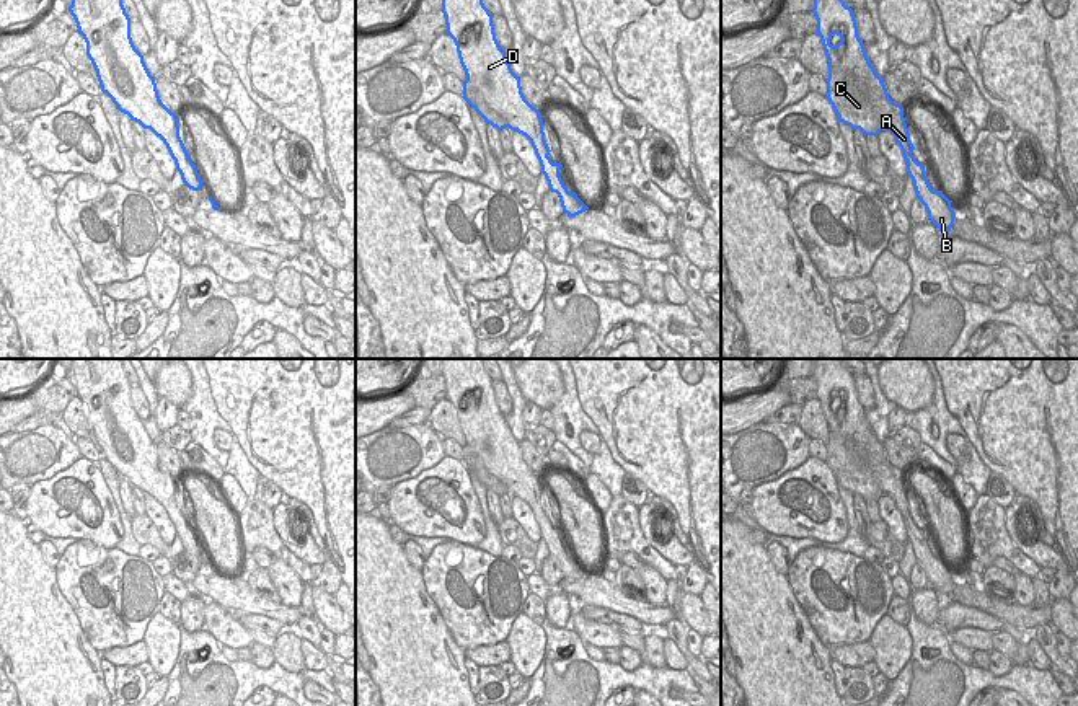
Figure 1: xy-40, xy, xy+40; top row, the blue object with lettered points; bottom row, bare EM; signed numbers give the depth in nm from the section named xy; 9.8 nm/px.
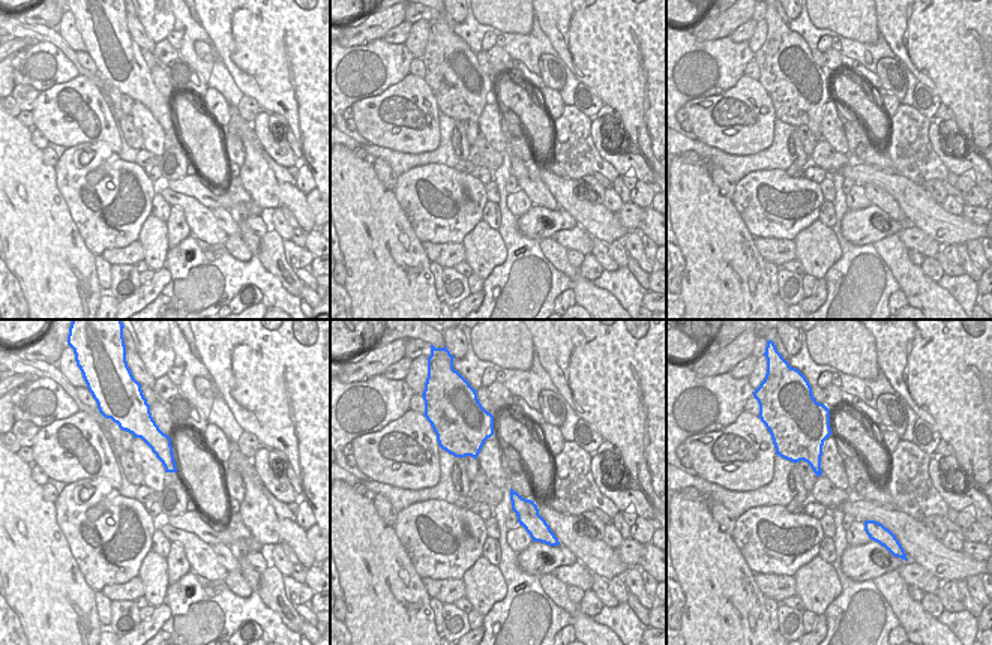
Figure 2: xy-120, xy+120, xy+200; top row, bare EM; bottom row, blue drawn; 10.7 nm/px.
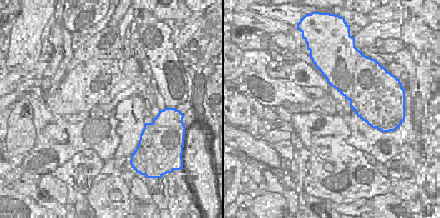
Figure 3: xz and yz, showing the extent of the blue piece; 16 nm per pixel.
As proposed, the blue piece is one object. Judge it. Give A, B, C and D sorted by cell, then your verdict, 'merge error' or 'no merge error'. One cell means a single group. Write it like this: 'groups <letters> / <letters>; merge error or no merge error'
groups A B D / C; merge error

